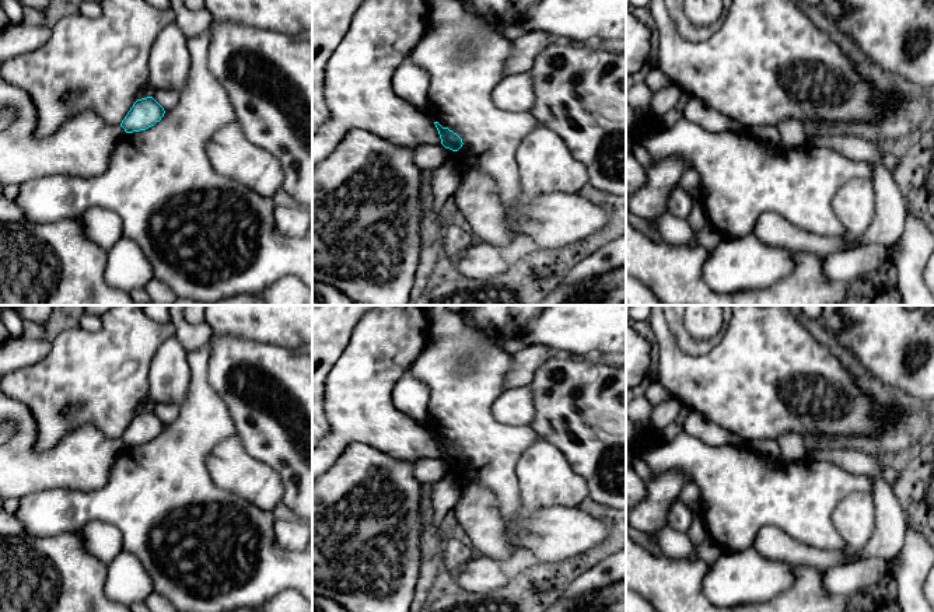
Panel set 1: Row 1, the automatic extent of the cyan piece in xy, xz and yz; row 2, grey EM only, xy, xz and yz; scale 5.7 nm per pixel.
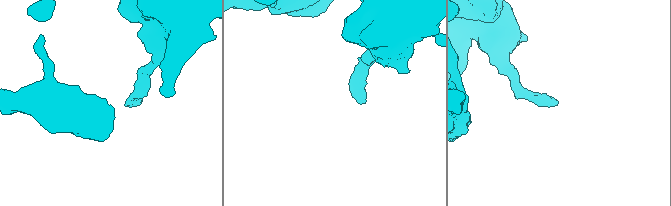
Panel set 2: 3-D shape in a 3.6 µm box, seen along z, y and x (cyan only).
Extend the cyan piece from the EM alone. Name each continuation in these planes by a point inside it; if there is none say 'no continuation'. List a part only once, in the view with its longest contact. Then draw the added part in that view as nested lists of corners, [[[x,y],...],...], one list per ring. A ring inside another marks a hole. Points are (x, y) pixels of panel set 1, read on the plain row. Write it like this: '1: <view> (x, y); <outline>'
no continuation

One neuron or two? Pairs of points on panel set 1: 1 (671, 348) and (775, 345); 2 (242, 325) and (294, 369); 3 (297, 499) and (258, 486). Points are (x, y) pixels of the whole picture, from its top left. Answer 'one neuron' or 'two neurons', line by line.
1: one neuron
2: two neurons
3: two neurons

